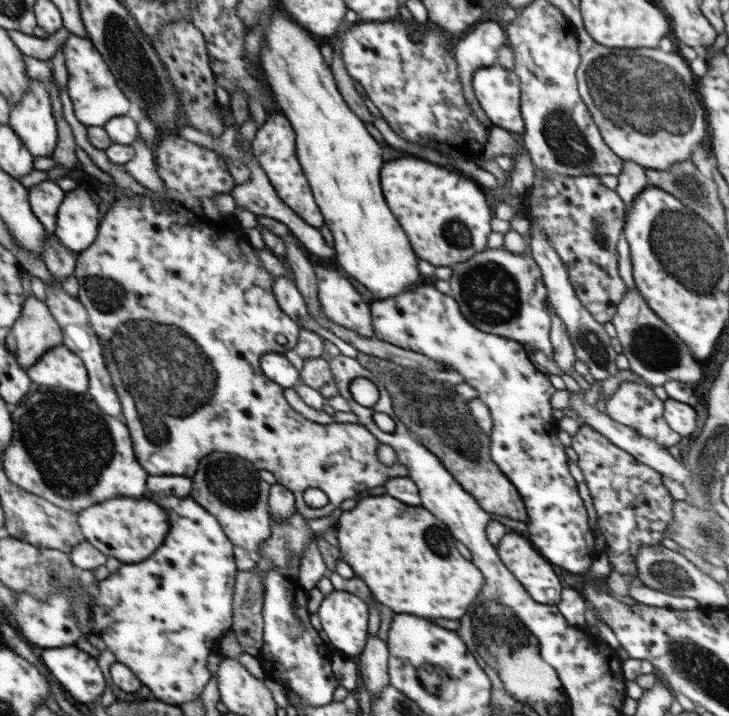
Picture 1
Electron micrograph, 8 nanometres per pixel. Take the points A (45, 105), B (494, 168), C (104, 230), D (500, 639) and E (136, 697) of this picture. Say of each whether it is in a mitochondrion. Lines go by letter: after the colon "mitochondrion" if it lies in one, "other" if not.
A: other
B: other
C: other
D: mitochondrion
E: other

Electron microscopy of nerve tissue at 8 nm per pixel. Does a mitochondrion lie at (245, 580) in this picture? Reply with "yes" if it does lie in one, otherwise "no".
no

